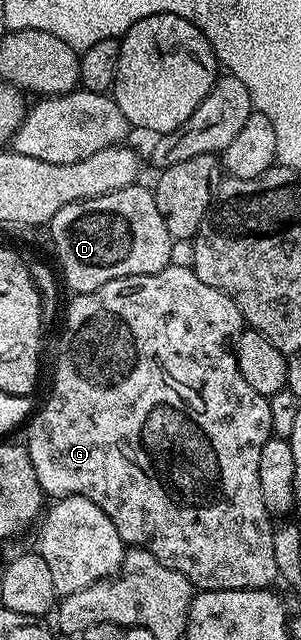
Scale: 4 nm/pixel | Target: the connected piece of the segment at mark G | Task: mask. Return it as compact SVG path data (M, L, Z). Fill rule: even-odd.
M170 264L157 273L127 275L119 279L111 279L111 283L103 283L103 287L99 287L90 293L78 293L72 299L74 301L70 303L69 310L65 313L65 338L61 341L61 354L57 357L57 370L53 373L53 390L50 391L49 398L45 401L45 406L41 410L38 408L28 418L27 428L29 427L29 430L26 431L25 438L23 438L25 450L29 452L29 458L31 459L31 467L35 467L35 479L39 479L39 487L42 493L49 499L56 499L58 497L91 499L91 503L95 503L95 507L99 507L99 511L103 511L103 515L107 515L107 519L111 519L111 523L115 523L115 531L119 531L119 535L125 540L126 546L151 551L151 555L155 555L155 559L159 559L159 563L163 563L167 567L179 571L179 575L187 578L198 590L270 588L274 584L272 581L275 579L278 580L279 577L277 568L275 567L275 543L273 542L275 525L271 520L271 514L265 509L263 494L260 490L259 455L262 454L263 445L267 443L269 438L273 437L273 424L271 423L269 398L259 395L252 389L247 384L247 379L243 379L243 375L239 371L235 346L238 339L241 338L243 330L246 328L246 323L239 311L239 307L235 307L235 303L224 291L203 283L203 279L199 279L199 275L195 275L192 269L175 267Z

